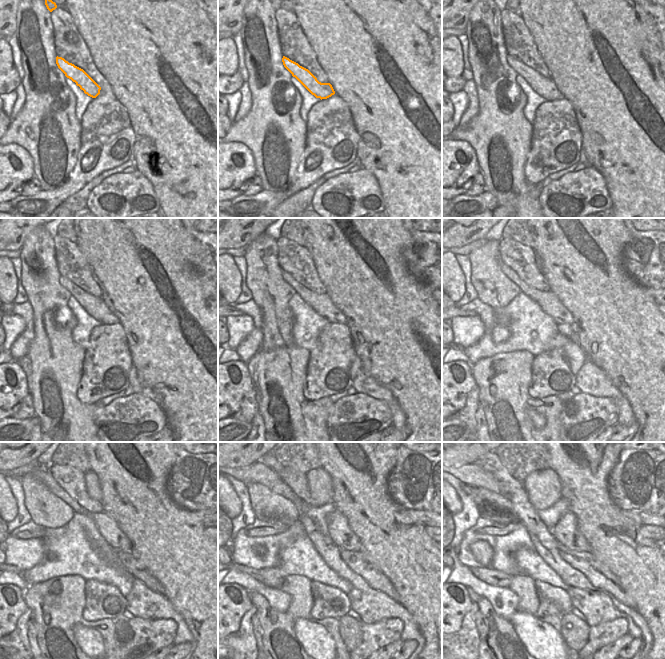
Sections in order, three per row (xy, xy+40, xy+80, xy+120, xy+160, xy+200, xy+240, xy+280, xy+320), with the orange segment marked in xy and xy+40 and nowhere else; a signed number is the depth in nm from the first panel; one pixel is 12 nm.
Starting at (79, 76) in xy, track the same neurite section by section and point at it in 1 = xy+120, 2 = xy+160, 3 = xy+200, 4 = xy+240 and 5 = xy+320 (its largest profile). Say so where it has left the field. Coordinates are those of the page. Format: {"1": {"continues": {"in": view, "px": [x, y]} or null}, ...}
{"1": {"continues": {"in": "xy+120", "px": [94, 306]}}, "2": {"continues": {"in": "xy+160", "px": [321, 303]}}, "3": {"continues": {"in": "xy+200", "px": [547, 300]}}, "4": {"continues": {"in": "xy+240", "px": [107, 527]}}, "5": {"continues": {"in": "xy+320", "px": [566, 531]}}}

